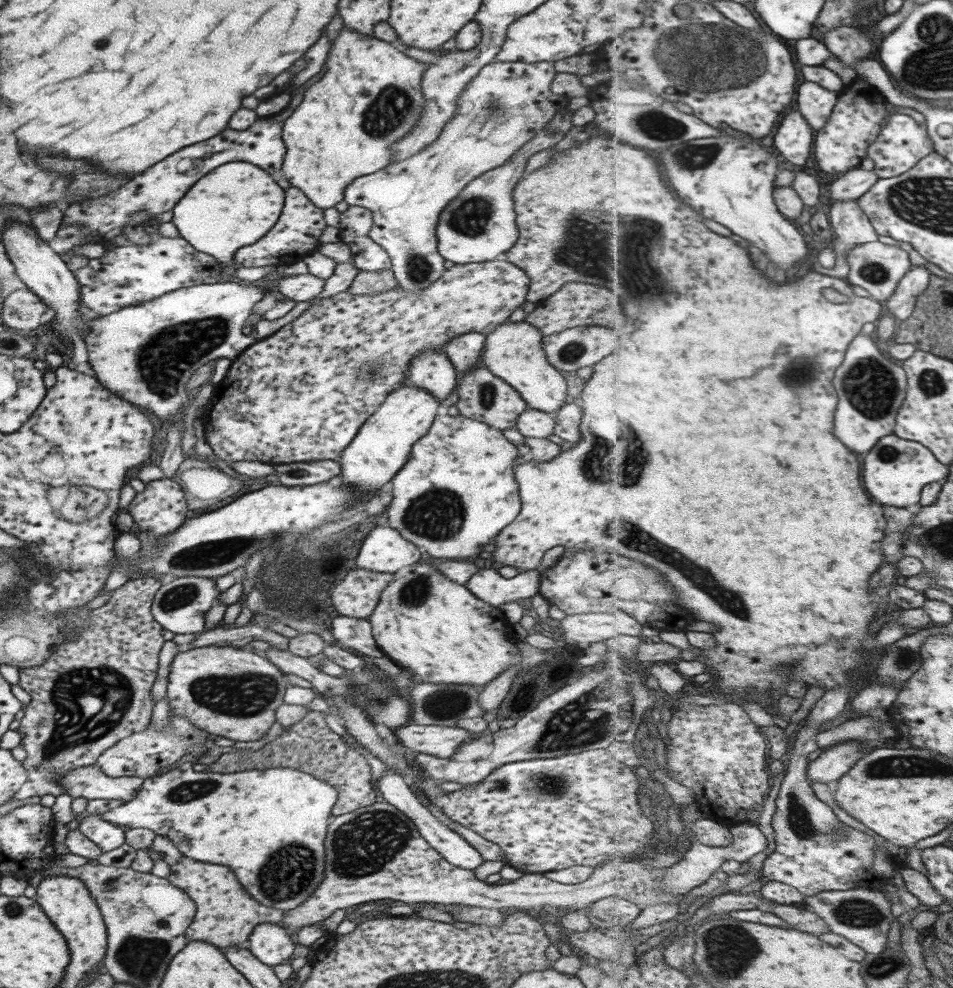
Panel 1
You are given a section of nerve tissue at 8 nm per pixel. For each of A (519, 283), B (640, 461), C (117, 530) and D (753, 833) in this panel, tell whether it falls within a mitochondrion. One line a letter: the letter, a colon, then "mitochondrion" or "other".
A: other
B: mitochondrion
C: other
D: other

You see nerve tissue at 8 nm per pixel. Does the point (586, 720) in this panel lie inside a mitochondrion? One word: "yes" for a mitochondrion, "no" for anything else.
yes

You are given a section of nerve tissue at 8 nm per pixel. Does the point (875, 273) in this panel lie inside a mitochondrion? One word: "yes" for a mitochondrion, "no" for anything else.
yes

